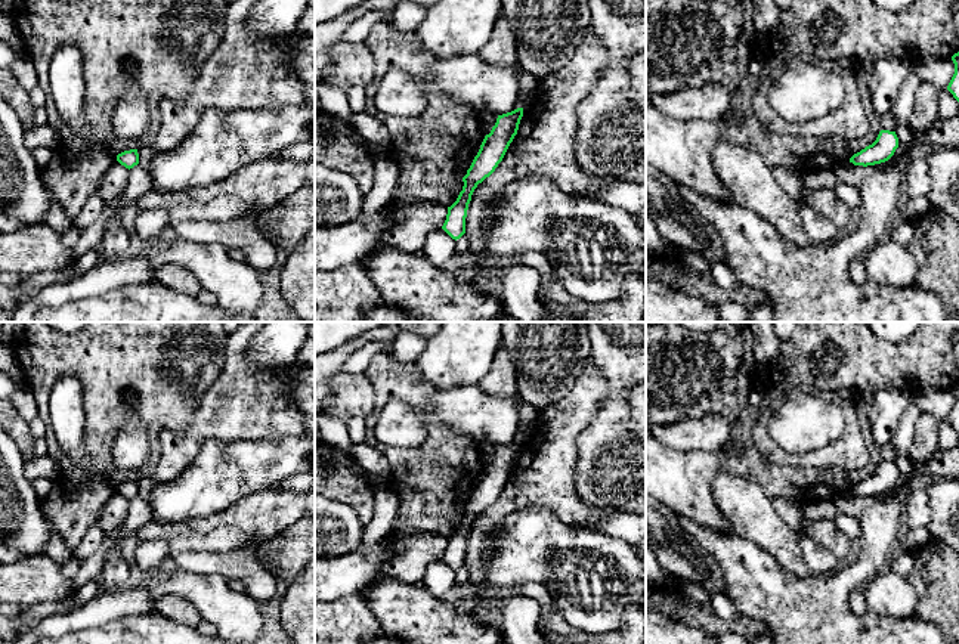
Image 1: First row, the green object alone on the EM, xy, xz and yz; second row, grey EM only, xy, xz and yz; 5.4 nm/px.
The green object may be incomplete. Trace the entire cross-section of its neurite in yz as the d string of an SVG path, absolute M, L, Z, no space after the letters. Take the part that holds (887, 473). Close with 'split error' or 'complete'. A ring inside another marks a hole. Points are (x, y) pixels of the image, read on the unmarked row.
M881 461L876 471L860 483L854 484L850 489L850 493L863 498L881 495L888 492L894 486L897 479L898 468L895 462Z; complete

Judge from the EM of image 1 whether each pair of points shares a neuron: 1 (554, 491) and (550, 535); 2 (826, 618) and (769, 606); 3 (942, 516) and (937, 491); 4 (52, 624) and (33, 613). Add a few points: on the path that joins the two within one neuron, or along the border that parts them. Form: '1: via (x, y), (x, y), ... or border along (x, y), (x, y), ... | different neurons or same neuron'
1: border along (519, 510), (544, 505), (563, 522), (579, 525) | different neurons
2: via (811, 618), (806, 618), (789, 606), (783, 606) | same neuron
3: via (942, 510), (942, 497) | same neuron
4: border along (71, 609), (48, 615), (39, 622) | different neurons

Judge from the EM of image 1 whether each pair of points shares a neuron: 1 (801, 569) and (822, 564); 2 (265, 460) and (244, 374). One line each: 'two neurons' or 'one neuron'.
1: two neurons
2: two neurons

